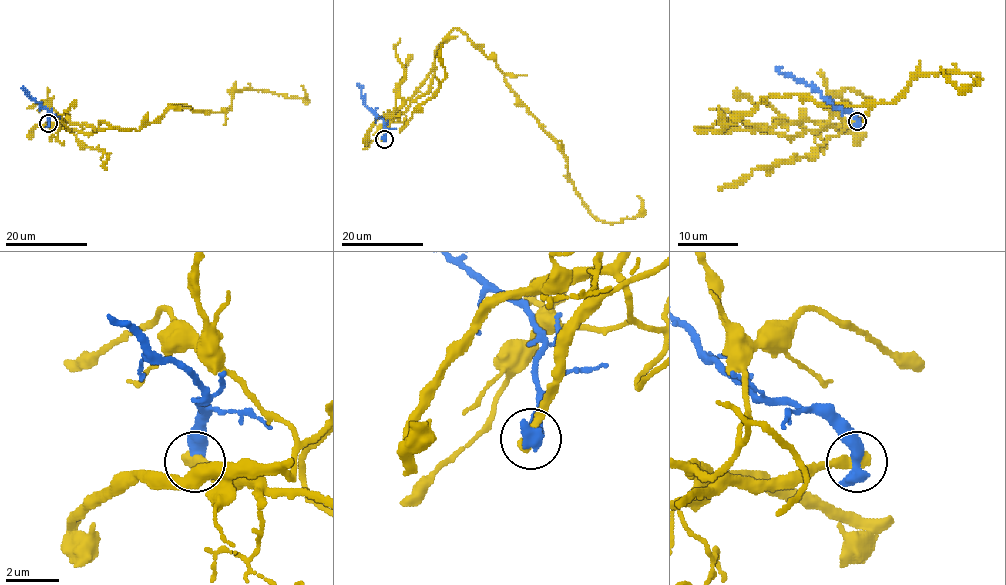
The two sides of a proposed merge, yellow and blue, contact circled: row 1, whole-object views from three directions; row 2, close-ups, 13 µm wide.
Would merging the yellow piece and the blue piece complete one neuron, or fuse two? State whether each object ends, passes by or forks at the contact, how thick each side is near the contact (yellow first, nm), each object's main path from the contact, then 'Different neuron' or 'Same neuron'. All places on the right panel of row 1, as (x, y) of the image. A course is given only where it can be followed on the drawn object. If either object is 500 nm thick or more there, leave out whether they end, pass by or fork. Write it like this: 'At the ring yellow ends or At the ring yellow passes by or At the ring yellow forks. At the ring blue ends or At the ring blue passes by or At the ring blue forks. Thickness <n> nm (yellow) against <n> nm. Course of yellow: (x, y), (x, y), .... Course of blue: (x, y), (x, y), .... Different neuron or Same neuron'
Thickness 400 nm (yellow) against 650 nm. Course of yellow: (857, 122), (695, 129), (719, 132), (769, 96), (872, 105), (920, 75), (980, 80), (959, 89), (940, 68). Course of blue: (857, 122), (850, 111), (832, 105), (805, 81), (797, 81), (775, 68). Different neuron

